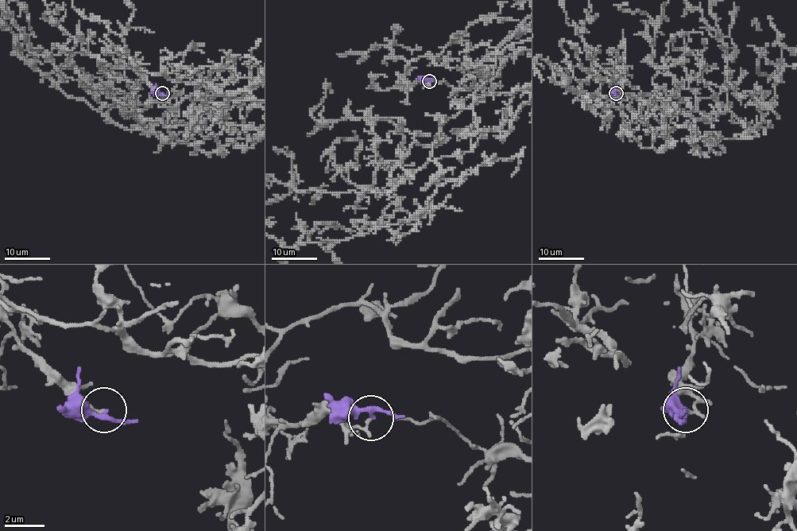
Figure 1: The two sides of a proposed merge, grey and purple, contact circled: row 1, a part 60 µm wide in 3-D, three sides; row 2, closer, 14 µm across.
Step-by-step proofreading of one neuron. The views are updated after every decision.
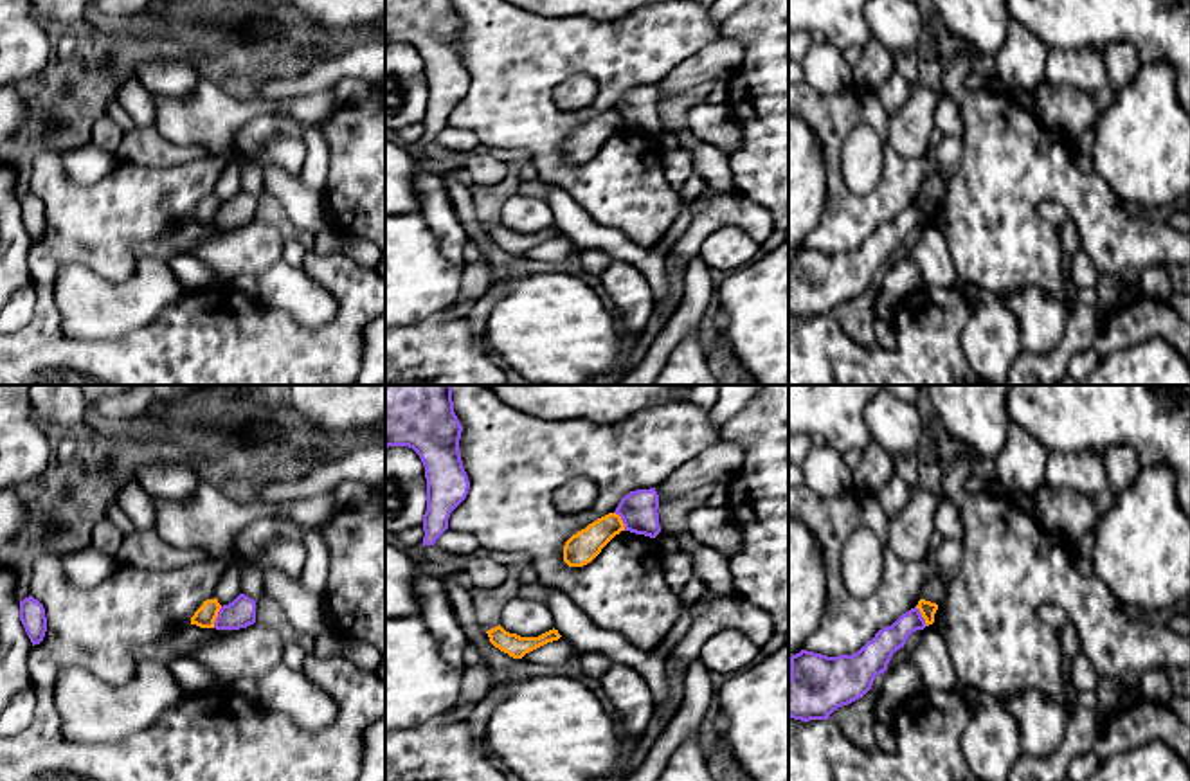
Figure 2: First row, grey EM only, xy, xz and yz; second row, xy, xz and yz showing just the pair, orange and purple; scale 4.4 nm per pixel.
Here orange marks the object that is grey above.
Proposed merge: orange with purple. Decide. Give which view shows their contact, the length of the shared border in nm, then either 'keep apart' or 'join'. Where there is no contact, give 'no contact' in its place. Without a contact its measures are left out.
meets orange in xy; contact 100 nm long; keep apart

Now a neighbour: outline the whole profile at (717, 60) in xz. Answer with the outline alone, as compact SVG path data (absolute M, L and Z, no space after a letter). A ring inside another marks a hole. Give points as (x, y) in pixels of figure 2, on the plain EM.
M740 38L715 40L681 61L655 88L659 94L682 95L700 83L727 79L744 54L745 43Z

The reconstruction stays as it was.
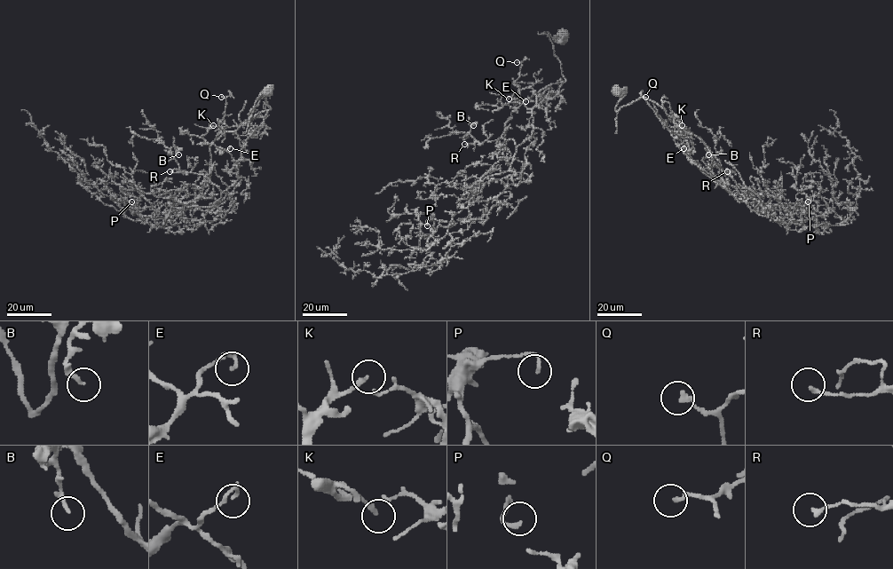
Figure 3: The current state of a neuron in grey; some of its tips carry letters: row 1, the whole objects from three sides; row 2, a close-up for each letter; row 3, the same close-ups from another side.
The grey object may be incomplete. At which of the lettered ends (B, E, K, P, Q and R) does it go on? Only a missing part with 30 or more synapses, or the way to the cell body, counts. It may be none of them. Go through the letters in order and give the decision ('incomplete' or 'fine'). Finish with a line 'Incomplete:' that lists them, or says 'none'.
B: fine
E: fine
K: fine
P: fine
Q: fine
R: fine
Incomplete: none

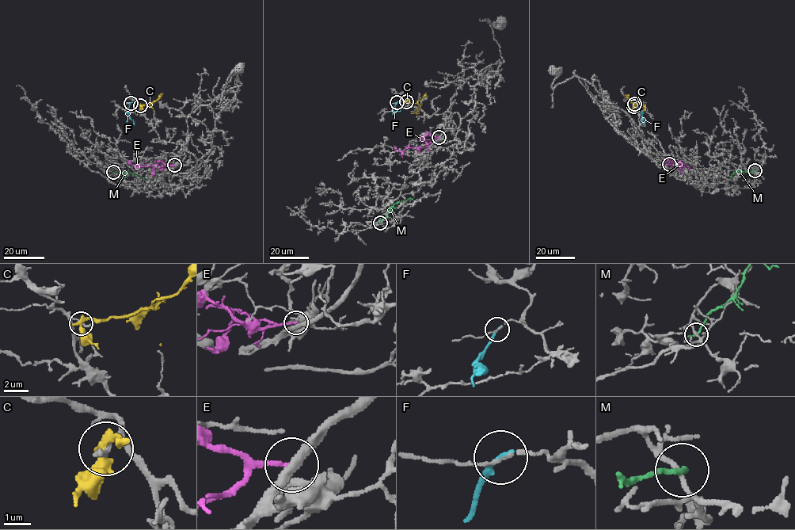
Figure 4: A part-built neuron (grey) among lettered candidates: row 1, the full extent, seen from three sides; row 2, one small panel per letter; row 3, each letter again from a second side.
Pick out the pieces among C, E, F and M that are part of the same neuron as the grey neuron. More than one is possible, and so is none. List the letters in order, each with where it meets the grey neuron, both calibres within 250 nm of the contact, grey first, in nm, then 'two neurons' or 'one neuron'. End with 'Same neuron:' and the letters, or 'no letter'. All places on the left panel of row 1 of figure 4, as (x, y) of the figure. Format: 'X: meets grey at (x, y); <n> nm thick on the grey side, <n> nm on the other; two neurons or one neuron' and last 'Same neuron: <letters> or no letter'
C: meets grey at (140, 105); 200 nm thick on the grey side, 320 nm on the other; two neurons
E: meets grey at (174, 165); 360 nm thick on the grey side, 160 nm on the other; two neurons
F: meets grey at (131, 103); 100 nm thick on the grey side, 170 nm on the other; two neurons
M: meets grey at (113, 172); 160 nm thick on the grey side, 200 nm on the other; two neurons
Same neuron: no letter

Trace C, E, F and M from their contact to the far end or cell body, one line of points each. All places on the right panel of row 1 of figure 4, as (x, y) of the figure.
C: (633, 106), (636, 104), (629, 100), (628, 94)
E: (669, 164), (678, 161), (679, 165), (683, 164), (678, 160)
F: (634, 104), (641, 113), (642, 125)
M: (755, 170), (736, 171), (730, 177), (732, 177)

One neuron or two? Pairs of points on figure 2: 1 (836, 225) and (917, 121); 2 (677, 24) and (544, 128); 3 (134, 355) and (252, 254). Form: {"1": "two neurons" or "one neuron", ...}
{"1": "two neurons", "2": "one neuron", "3": "two neurons"}

